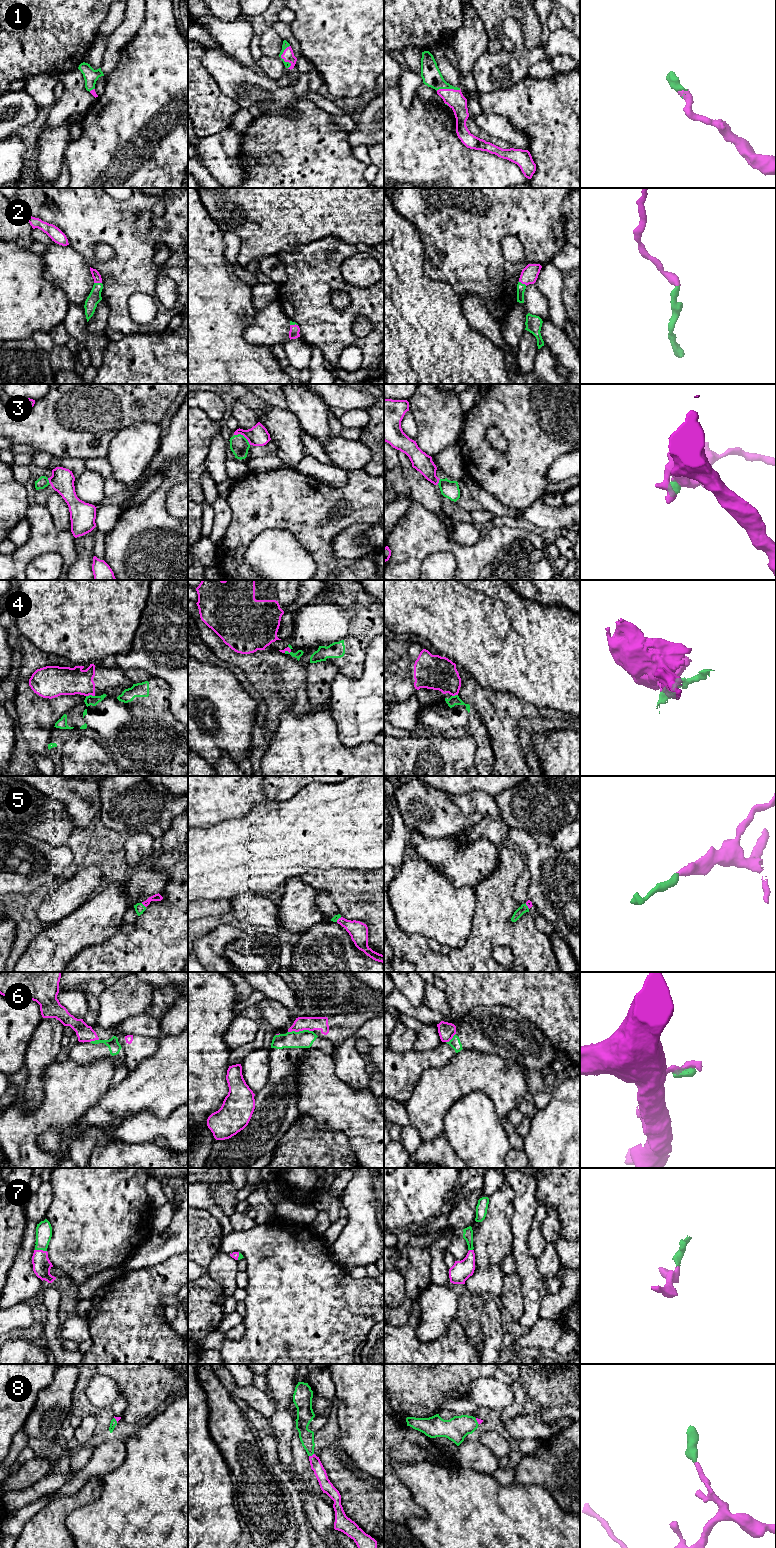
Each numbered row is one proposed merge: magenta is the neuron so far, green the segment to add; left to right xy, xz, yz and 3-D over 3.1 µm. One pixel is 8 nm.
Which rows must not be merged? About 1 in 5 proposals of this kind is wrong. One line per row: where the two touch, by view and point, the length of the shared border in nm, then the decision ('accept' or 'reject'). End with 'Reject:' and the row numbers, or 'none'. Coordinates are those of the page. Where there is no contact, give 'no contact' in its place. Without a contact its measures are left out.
1: xz (282, 58) | 190 nm | accept
2: xy (98, 282) | 60 nm | accept
3: xz (243, 435) | 160 nm | accept
4: xy (90, 694) | 70 nm | reject
5: xy (143, 904) | 50 nm | accept
6: xz (300, 1030) | 200 nm | reject
7: xy (41, 1250) | 100 nm | accept
8: xz (312, 1455) | 50 nm | accept
Reject: 4, 6

